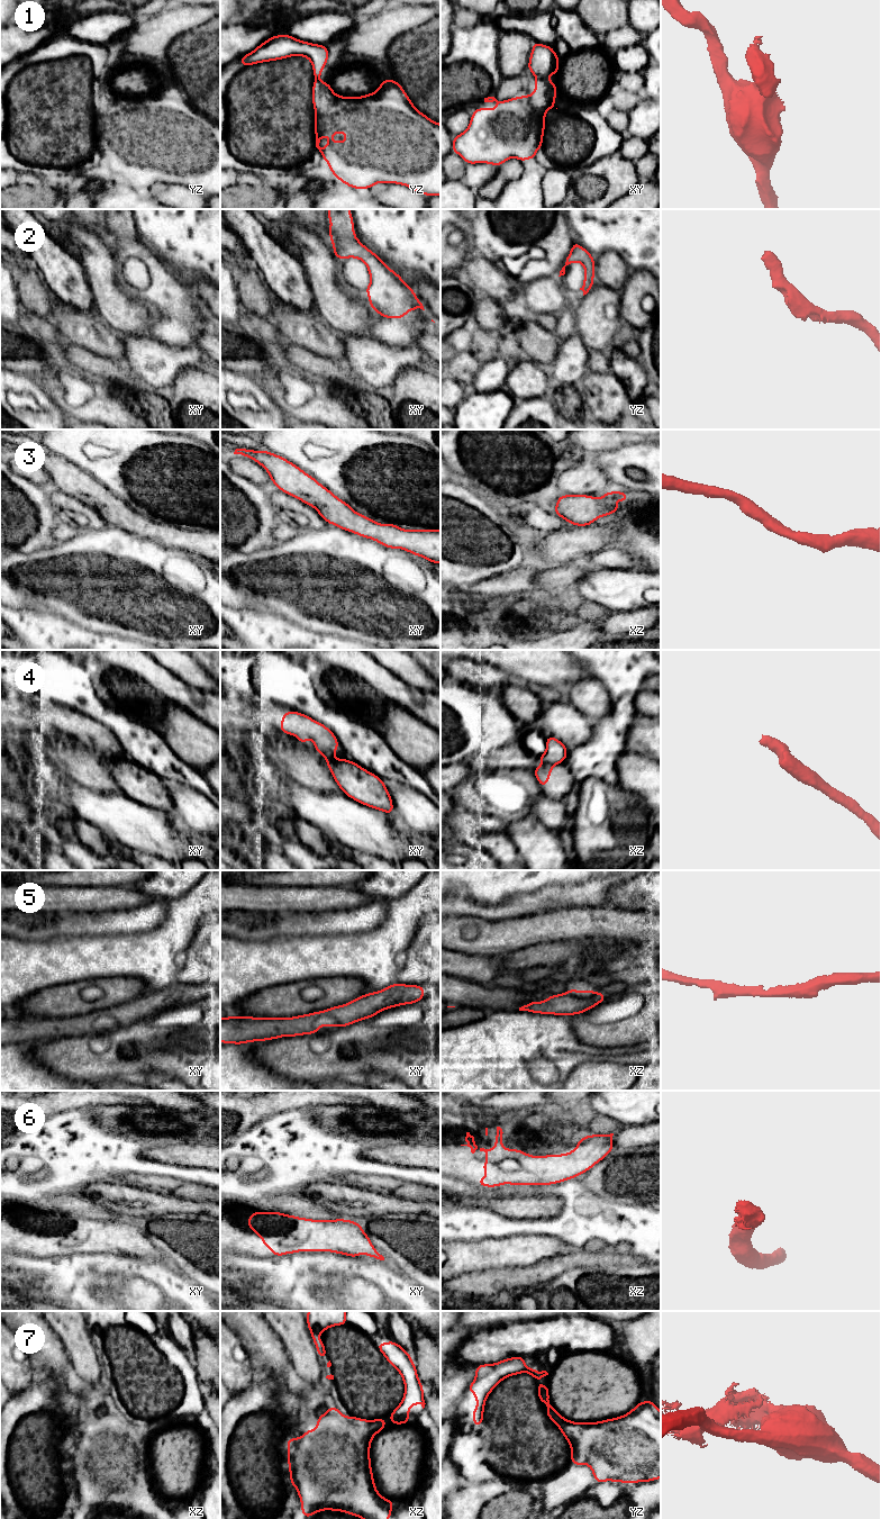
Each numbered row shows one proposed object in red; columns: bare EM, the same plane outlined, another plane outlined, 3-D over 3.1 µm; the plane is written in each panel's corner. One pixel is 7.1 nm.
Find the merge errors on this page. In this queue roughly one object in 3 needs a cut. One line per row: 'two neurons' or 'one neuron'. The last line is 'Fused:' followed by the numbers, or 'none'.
1: two neurons
2: one neuron
3: one neuron
4: two neurons
5: one neuron
6: one neuron
7: two neurons
Fused: 1, 4, 7

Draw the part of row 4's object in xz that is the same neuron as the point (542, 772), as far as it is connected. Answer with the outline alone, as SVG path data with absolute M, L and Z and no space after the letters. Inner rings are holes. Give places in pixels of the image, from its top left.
M544 763L544 765L537 766L534 769L534 775L538 780L541 787L544 788L547 785L554 766L555 765L552 765L552 763Z

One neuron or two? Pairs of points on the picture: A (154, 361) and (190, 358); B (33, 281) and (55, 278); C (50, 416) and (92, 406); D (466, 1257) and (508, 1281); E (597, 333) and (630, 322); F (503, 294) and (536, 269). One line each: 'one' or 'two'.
A: one
B: two
C: two
D: two
E: two
F: two

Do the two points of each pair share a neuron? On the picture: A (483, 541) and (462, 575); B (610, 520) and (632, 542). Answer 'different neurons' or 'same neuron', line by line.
A: same neuron
B: same neuron

